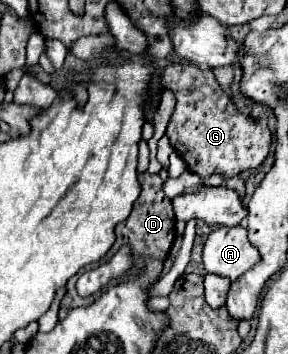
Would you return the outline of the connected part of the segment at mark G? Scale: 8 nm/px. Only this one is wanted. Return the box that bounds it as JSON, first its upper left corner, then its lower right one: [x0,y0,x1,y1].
[160,64,272,180]

